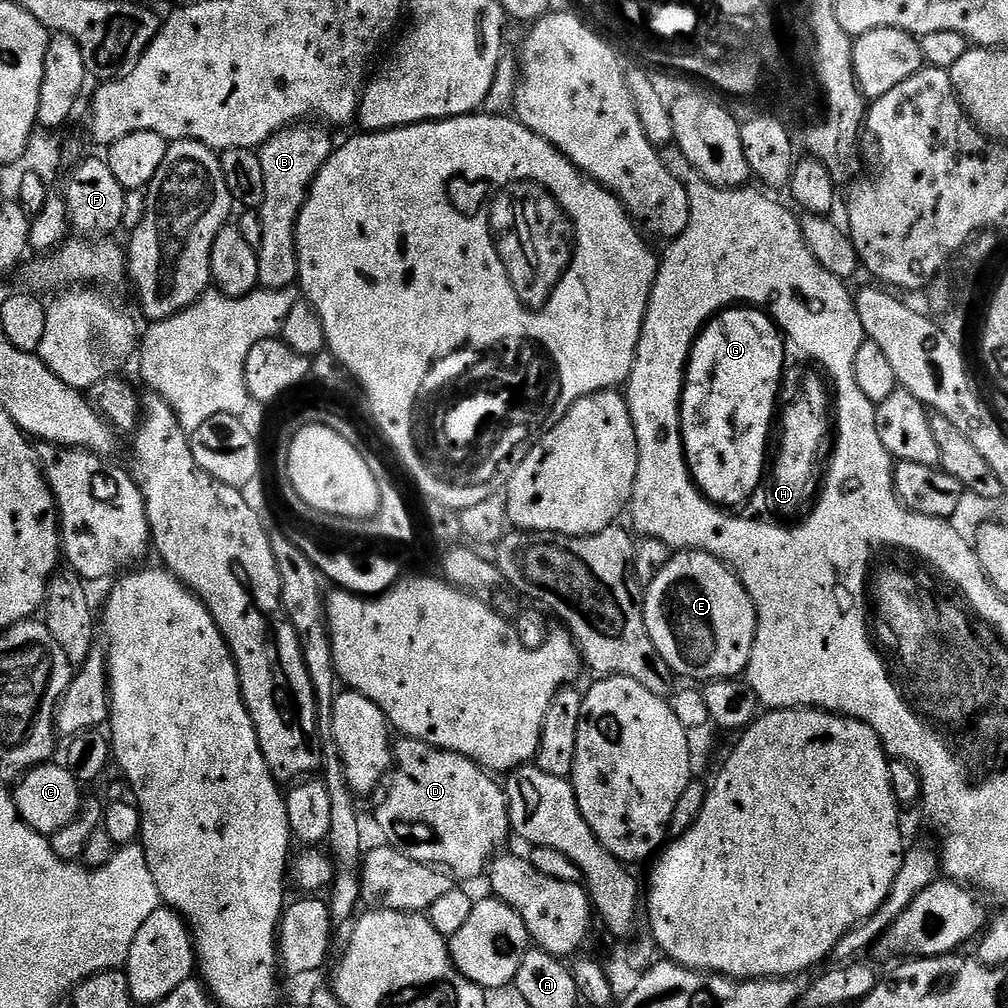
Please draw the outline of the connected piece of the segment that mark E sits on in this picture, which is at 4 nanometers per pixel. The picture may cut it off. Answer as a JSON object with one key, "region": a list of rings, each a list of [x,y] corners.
{"region":[[[699,550],[677,551],[672,560],[666,562],[662,574],[646,586],[644,621],[650,642],[654,642],[658,654],[677,677],[689,676],[692,682],[711,682],[740,678],[747,673],[756,633],[756,607],[743,582],[717,556]]]}

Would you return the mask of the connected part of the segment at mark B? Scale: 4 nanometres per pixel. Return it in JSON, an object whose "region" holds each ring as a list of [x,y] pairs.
{"region":[[[297,122],[291,128],[275,132],[258,149],[266,177],[266,198],[258,210],[262,222],[262,246],[256,253],[262,288],[291,288],[297,283],[296,223],[316,175],[334,151],[331,138],[323,132],[323,127],[320,128],[315,128],[312,122]]]}

